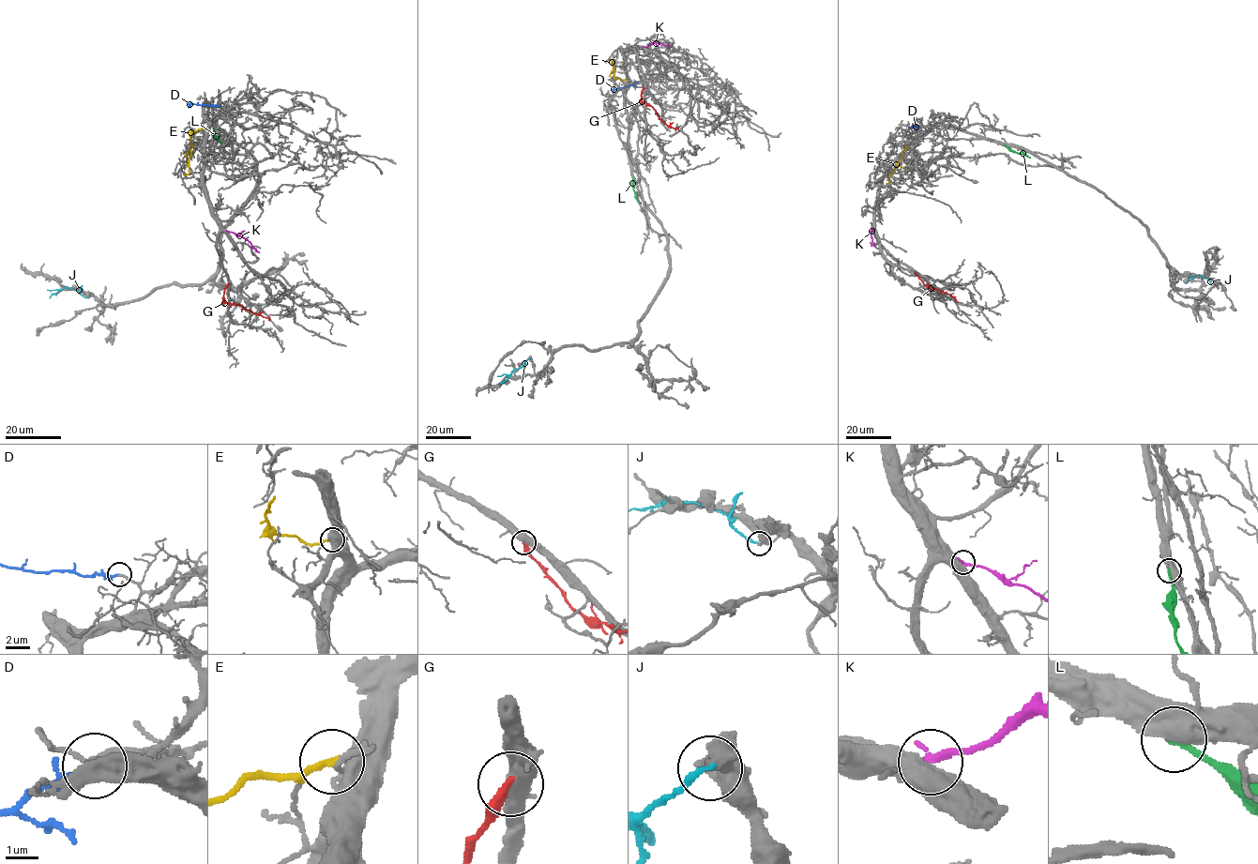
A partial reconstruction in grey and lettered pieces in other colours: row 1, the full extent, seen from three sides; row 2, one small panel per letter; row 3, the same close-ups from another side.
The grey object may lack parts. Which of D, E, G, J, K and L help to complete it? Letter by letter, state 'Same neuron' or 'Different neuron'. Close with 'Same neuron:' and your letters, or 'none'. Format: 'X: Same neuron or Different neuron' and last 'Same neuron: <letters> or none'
D: Same neuron
E: Different neuron
G: Different neuron
J: Different neuron
K: Different neuron
L: Different neuron
Same neuron: D

